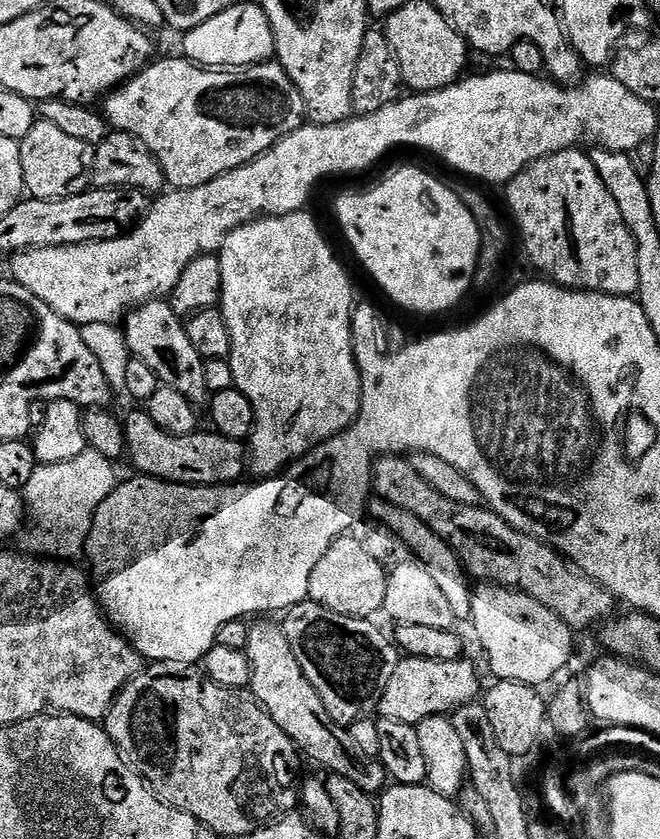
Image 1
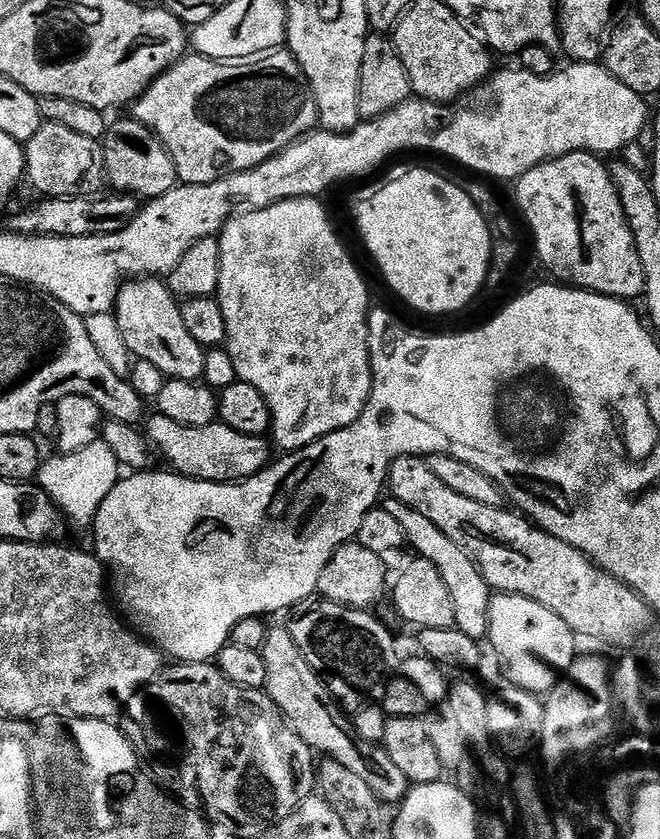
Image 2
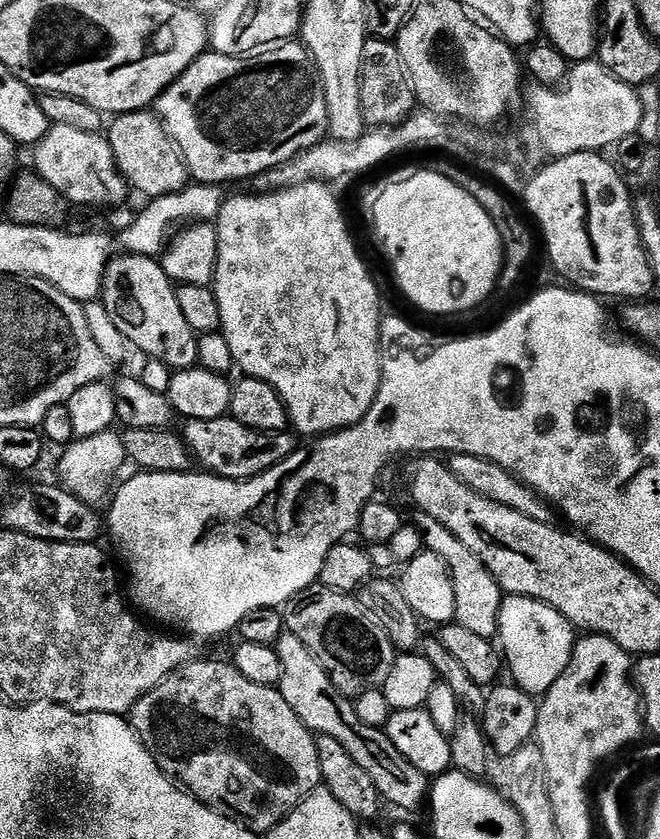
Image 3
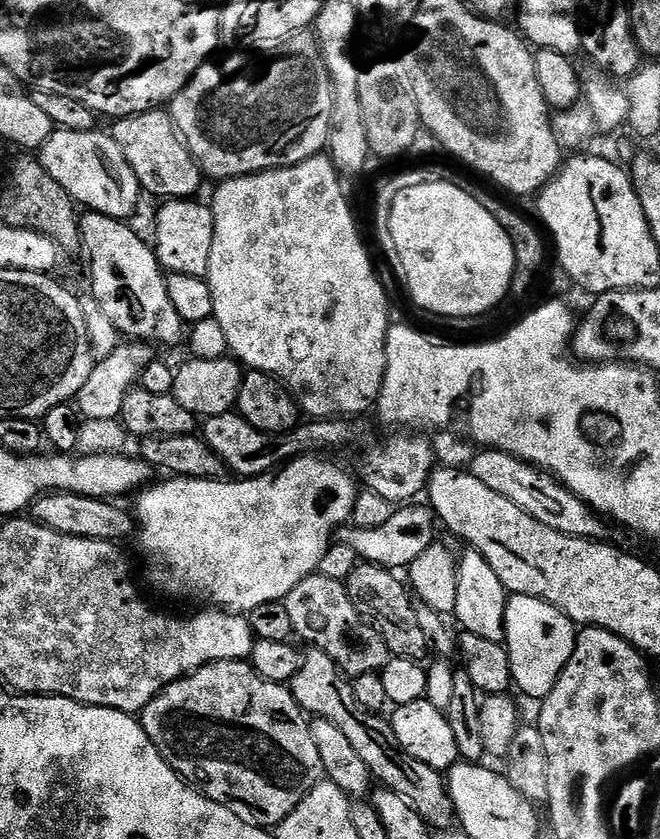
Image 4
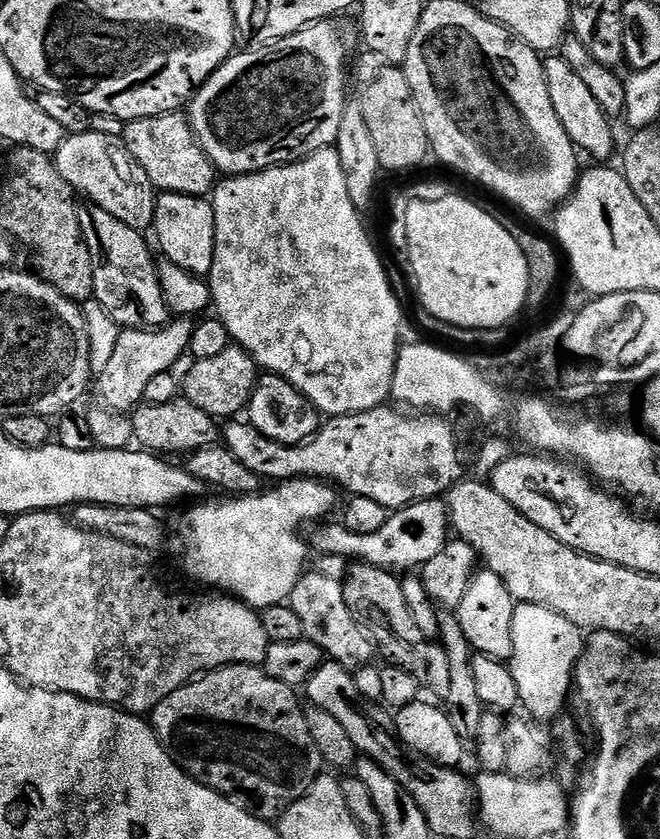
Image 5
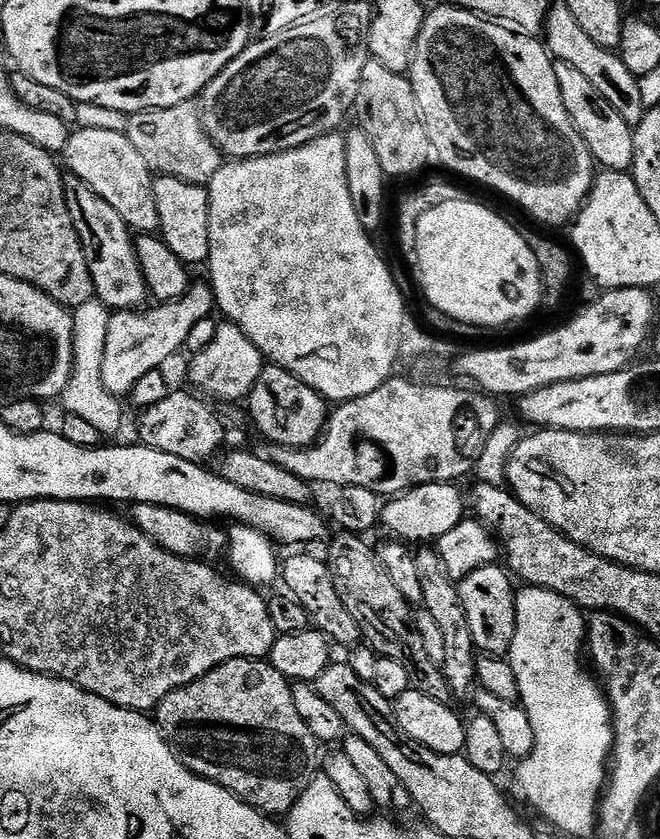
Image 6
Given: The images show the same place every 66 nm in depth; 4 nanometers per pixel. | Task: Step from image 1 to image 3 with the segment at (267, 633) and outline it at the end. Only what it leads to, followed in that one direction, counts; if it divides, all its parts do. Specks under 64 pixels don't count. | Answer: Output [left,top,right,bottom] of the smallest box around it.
[274,631,430,808]

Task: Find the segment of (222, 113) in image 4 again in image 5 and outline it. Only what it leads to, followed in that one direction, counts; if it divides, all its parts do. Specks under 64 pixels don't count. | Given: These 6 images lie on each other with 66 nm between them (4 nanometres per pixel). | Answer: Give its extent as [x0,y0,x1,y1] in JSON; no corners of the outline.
[186,18,358,176]

